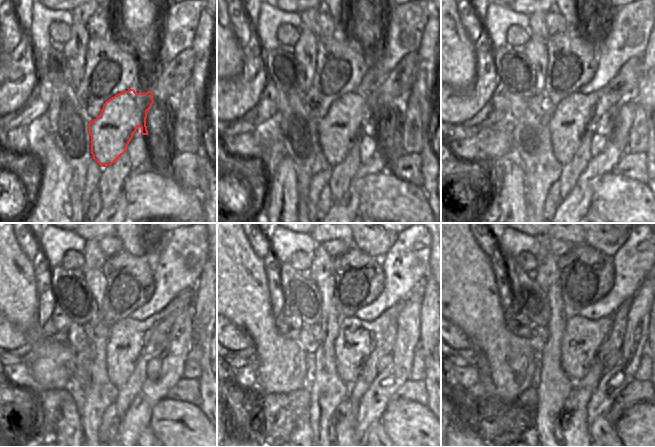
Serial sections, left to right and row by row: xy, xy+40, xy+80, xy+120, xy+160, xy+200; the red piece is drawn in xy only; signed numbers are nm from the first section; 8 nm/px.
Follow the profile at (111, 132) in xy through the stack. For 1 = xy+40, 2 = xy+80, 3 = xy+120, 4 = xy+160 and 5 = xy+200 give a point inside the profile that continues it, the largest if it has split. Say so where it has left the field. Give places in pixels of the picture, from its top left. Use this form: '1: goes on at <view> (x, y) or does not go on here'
1: goes on at xy+40 (337, 131)
2: goes on at xy+80 (572, 115)
3: goes on at xy+120 (128, 336)
4: goes on at xy+160 (357, 339)
5: goes on at xy+200 (582, 338)

